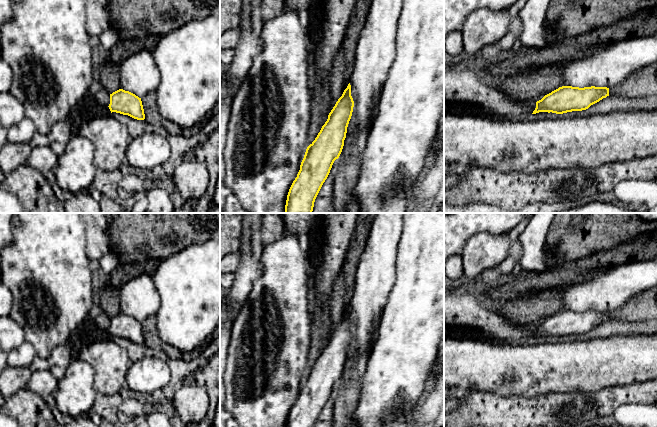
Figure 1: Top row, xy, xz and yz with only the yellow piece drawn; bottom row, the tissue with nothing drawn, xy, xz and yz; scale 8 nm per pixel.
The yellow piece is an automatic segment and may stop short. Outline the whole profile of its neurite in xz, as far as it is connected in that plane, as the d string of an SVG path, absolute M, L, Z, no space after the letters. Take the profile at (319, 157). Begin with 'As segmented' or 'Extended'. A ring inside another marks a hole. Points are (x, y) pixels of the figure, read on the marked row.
As segmented. M349 83L329 113L328 119L317 137L306 149L300 170L287 195L285 213L312 213L315 199L327 179L334 161L339 158L342 152L353 107L354 101L351 96L351 85Z

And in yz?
As segmented. M562 86L545 95L536 102L536 108L532 114L539 112L552 112L563 114L572 111L582 111L591 105L609 96L607 87L572 87Z

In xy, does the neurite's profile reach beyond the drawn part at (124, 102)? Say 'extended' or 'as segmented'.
as segmented

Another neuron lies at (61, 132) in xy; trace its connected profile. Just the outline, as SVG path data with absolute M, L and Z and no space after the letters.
M70 121L56 122L50 129L47 137L49 139L49 147L53 152L60 156L64 153L66 146L74 135L75 130Z

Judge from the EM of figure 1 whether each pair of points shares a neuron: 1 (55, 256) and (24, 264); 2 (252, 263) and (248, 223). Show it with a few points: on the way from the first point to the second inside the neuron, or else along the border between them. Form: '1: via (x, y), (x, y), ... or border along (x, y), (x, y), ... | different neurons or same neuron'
1: via (47, 262), (45, 264), (32, 264) | same neuron
2: via (247, 253), (247, 233) | same neuron

